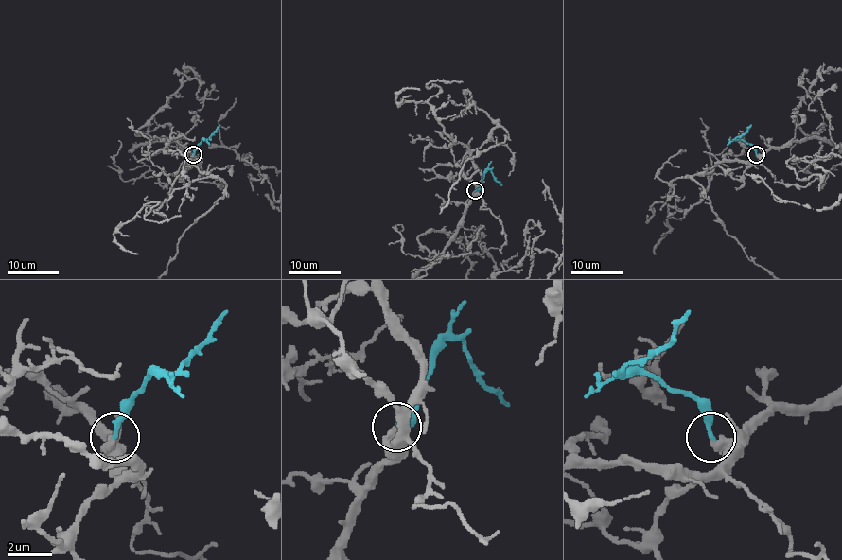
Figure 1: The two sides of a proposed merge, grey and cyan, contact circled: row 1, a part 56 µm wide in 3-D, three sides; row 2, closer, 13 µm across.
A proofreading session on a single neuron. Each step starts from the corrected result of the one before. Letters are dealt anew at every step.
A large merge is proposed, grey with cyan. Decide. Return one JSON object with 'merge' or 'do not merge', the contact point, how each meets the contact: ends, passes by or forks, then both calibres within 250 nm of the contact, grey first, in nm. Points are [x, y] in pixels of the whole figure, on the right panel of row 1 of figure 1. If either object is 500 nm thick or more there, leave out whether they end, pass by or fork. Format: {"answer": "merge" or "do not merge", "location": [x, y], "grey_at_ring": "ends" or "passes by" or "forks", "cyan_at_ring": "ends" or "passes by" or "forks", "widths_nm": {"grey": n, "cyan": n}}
{"answer": "merge", "location": [756, 154], "grey_at_ring": "ends", "cyan_at_ring": "ends", "widths_nm": {"grey": 400, "cyan": 240}}

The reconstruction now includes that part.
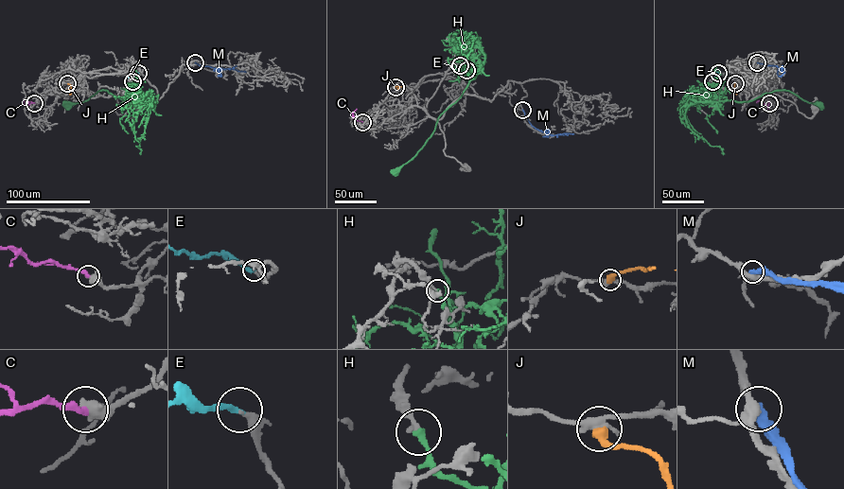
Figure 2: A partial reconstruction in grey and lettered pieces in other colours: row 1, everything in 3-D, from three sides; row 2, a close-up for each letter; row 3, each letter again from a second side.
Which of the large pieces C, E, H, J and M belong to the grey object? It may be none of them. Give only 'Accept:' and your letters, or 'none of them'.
Accept: C, E

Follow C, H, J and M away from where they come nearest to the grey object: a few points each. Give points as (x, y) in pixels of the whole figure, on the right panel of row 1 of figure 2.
C: (769, 103), (766, 106), (761, 101), (756, 102)
H: (712, 81), (715, 94), (729, 100), (747, 102), (765, 94), (784, 90), (820, 105)
J: (735, 83), (736, 95)
M: (757, 62), (783, 69), (782, 72)

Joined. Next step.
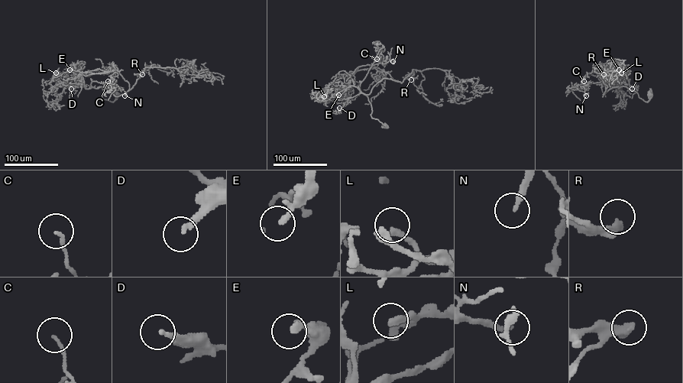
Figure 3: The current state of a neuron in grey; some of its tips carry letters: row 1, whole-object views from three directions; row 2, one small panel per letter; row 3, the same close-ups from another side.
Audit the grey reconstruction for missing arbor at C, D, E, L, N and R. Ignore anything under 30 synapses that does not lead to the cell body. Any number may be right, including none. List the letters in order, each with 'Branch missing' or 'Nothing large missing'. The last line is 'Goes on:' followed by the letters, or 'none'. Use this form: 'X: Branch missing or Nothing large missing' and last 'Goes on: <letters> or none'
C: Nothing large missing
D: Branch missing
E: Branch missing
L: Nothing large missing
N: Nothing large missing
R: Nothing large missing
Goes on: D, E

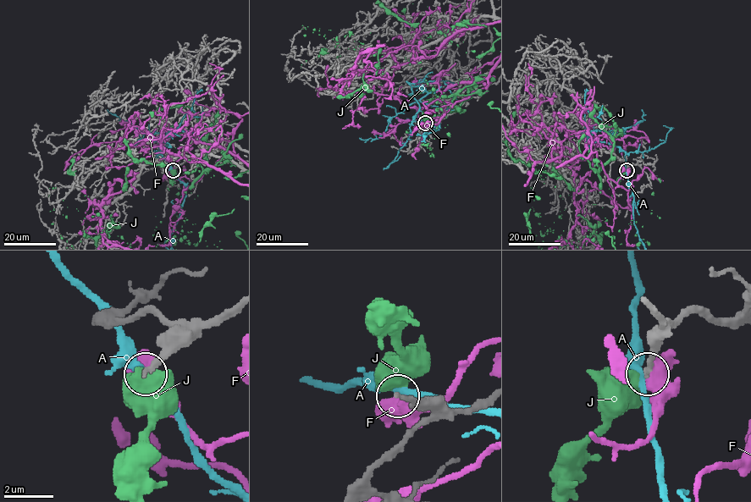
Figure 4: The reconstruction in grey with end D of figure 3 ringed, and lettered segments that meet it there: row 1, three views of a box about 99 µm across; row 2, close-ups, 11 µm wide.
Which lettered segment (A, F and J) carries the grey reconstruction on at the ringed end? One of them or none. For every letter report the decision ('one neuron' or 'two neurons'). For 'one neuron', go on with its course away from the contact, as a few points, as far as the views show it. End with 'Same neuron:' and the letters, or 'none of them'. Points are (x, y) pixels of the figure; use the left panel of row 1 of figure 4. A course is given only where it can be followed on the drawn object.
A: two neurons
F: two neurons
J: two neurons
Same neuron: none of them

